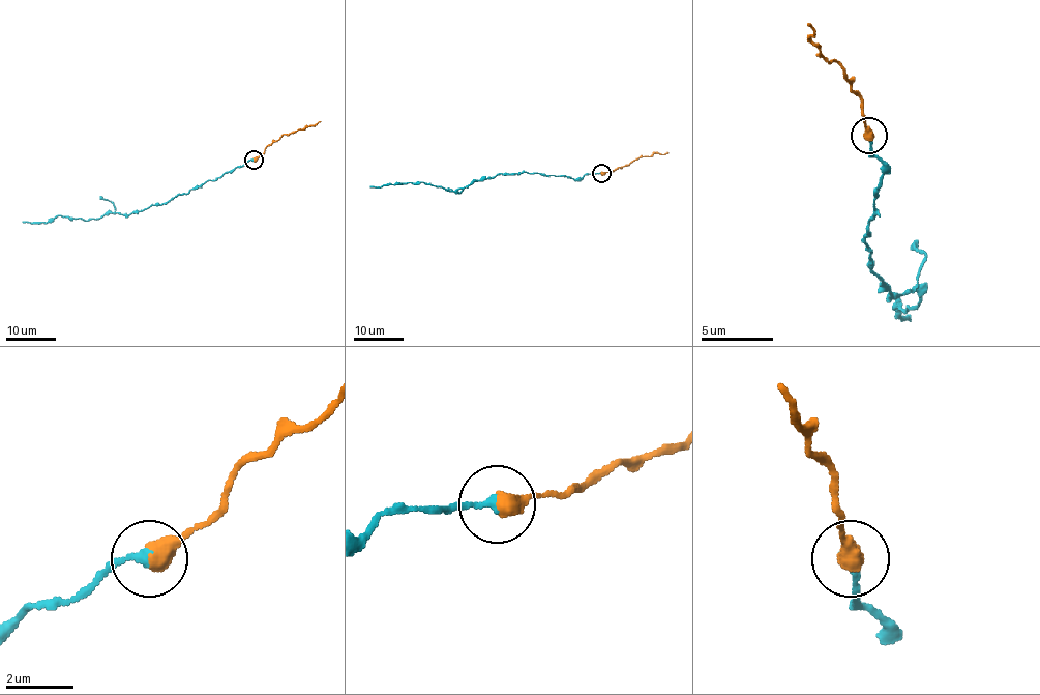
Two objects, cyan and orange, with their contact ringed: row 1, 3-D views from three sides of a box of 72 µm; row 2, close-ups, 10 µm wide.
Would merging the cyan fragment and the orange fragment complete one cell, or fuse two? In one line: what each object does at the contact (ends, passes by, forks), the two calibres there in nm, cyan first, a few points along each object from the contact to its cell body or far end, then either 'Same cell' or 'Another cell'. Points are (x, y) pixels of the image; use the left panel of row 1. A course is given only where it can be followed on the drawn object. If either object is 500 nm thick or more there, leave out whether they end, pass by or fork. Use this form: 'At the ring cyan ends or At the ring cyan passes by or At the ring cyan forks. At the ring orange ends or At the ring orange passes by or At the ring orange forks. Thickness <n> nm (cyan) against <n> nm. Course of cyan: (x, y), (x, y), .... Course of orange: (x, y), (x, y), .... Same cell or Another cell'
Thickness 320 nm (cyan) against 600 nm. Course of cyan: (254, 161), (186, 194), (128, 214), (23, 221). Course of orange: (254, 161), (284, 134), (320, 121). Another cell

